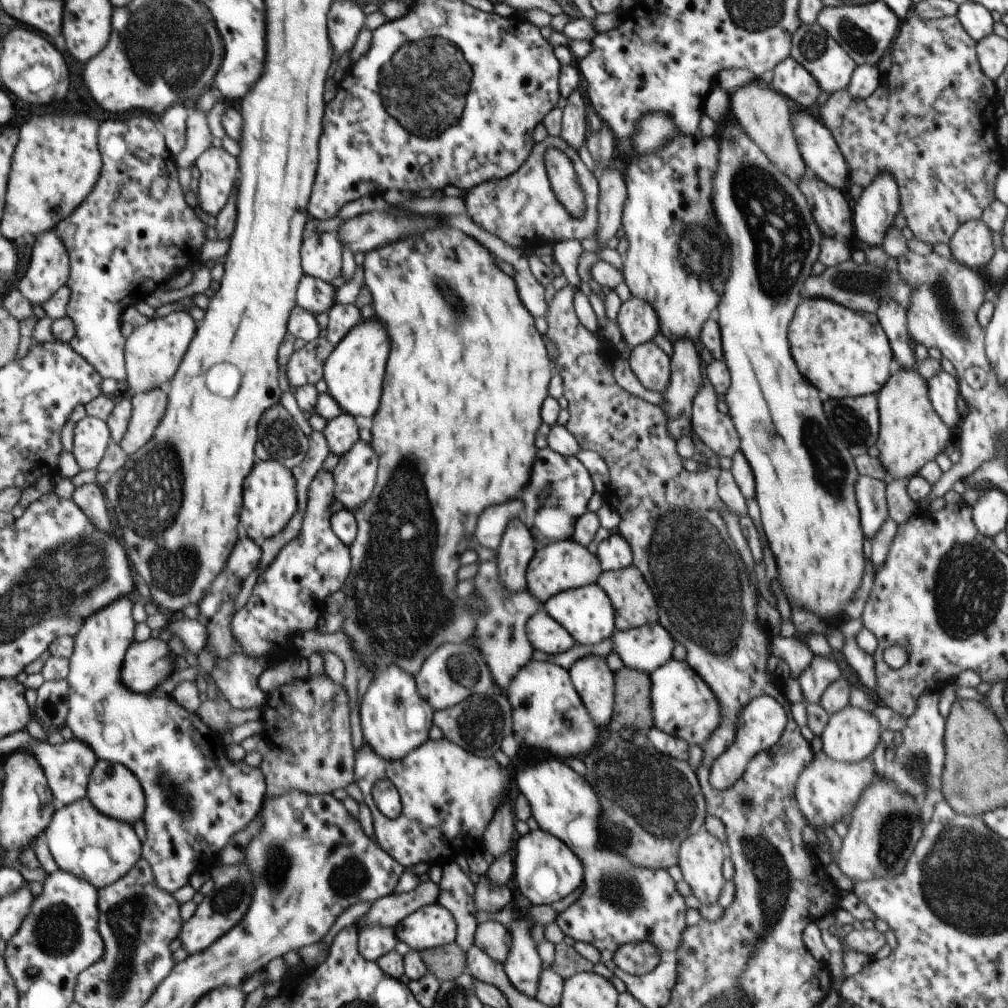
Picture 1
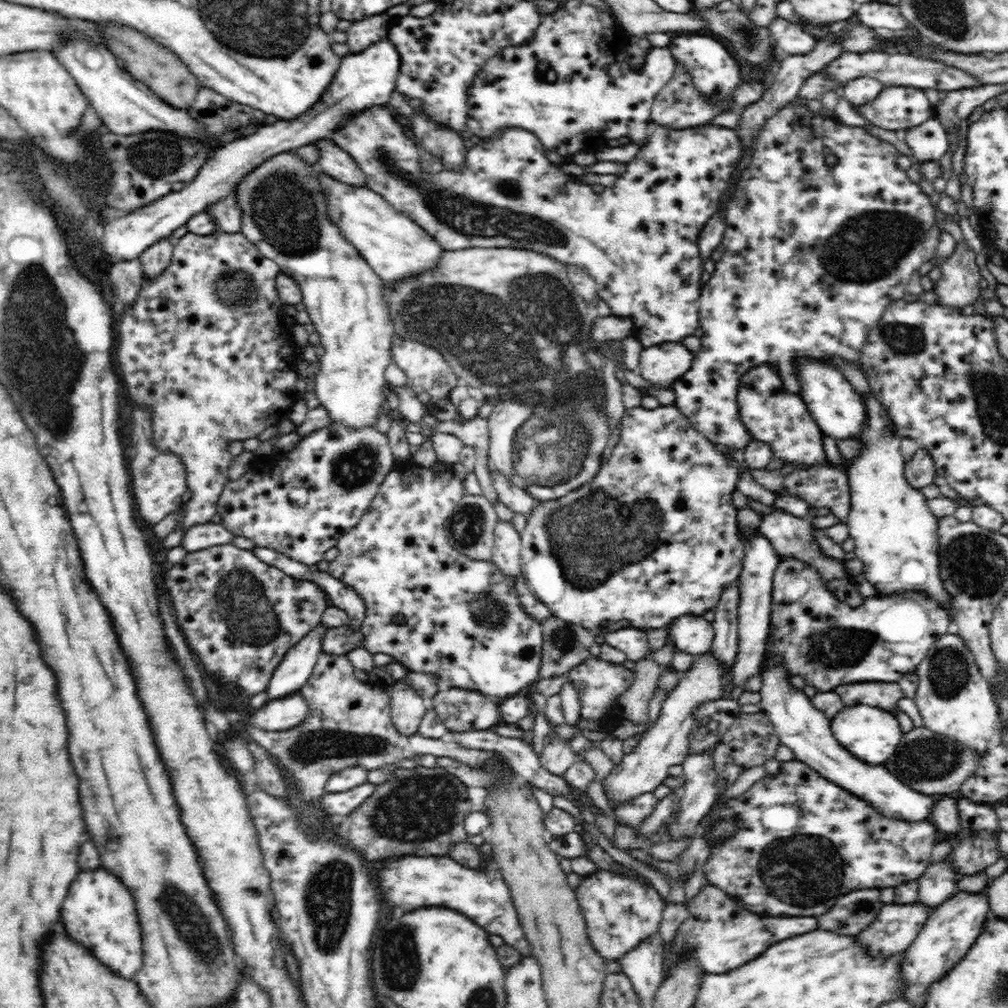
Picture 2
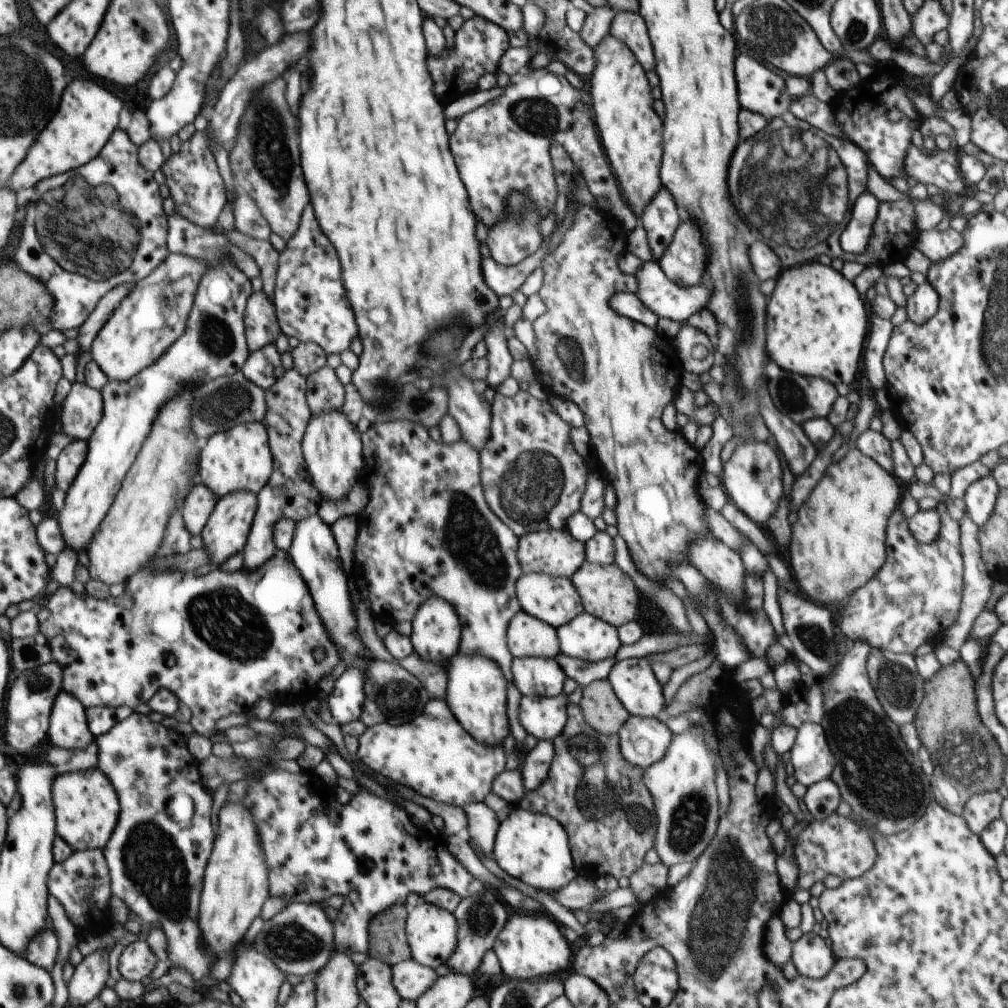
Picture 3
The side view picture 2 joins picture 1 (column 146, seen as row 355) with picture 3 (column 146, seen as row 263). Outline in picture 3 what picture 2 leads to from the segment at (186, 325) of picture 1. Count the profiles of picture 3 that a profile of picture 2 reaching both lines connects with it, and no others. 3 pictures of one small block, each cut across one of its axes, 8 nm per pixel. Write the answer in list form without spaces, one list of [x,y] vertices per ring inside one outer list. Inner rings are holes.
[[[171,253],[157,269],[153,270],[153,273],[134,283],[129,295],[121,301],[105,326],[98,332],[89,351],[92,360],[98,364],[109,381],[129,381],[131,377],[158,361],[158,358],[162,357],[162,354],[165,354],[166,350],[182,336],[182,332],[185,332],[184,324],[190,315],[198,284],[204,274],[205,263],[203,261],[179,253]]]

